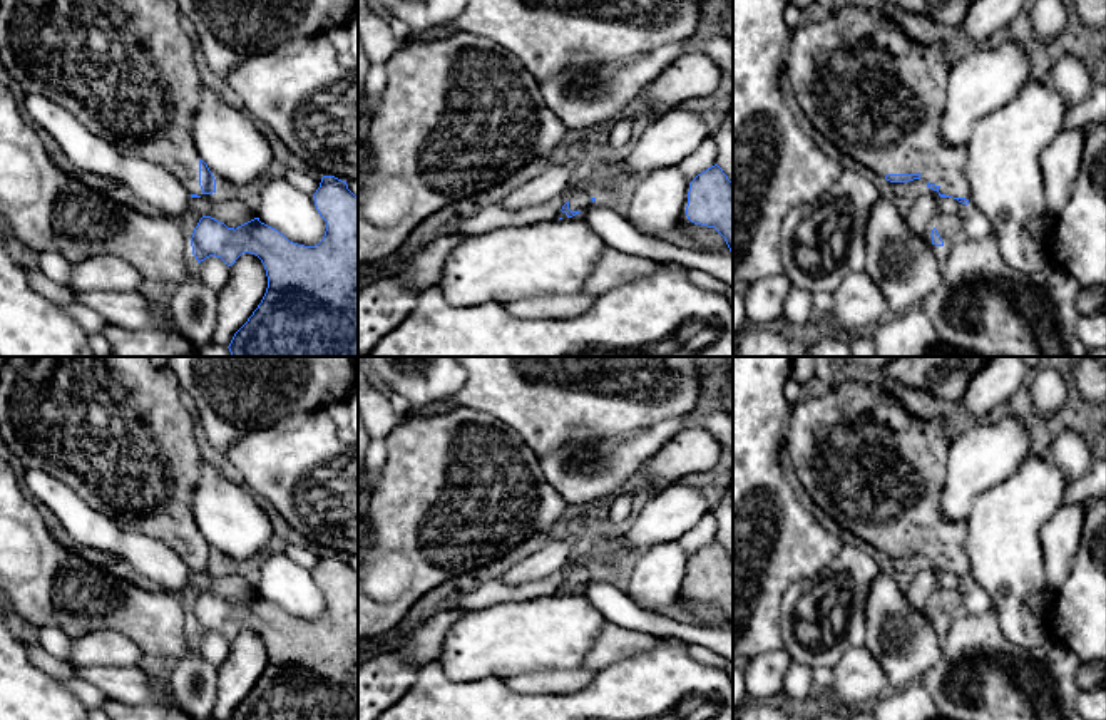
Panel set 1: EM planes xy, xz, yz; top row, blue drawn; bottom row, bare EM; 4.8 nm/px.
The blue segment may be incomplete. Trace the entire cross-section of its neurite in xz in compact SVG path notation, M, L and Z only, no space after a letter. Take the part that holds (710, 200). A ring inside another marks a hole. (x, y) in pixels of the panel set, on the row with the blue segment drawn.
M718 164L689 183L686 216L694 224L714 228L733 253L733 183Z

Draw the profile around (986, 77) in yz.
M997 37L987 45L965 49L947 79L942 139L967 147L974 124L1004 107L1029 80L1029 45Z

